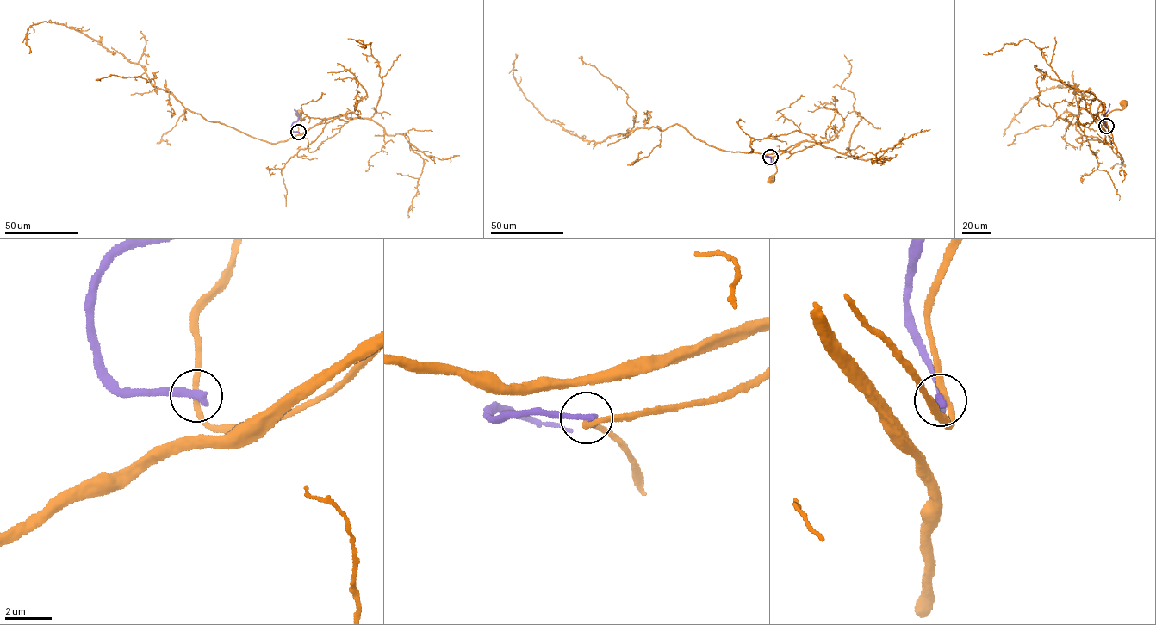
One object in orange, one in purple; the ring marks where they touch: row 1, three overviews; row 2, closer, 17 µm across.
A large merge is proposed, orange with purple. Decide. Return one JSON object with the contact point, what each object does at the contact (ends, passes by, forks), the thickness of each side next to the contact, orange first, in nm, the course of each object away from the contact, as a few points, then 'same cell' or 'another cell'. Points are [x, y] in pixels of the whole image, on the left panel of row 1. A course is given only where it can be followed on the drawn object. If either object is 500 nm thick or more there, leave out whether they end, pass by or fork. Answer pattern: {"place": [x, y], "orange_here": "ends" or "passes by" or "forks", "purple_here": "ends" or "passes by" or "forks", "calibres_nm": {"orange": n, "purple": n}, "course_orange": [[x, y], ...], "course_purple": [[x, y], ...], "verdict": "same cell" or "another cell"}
{"place": [298, 132], "orange_here": "passes by", "purple_here": "ends", "calibres_nm": {"orange": 240, "purple": 360}, "course_orange": [[298, 132], [298, 126], [305, 120], [302, 120], [298, 113]], "course_purple": [[298, 132], [293, 131], [291, 127], [298, 119], [294, 110]], "verdict": "another cell"}

